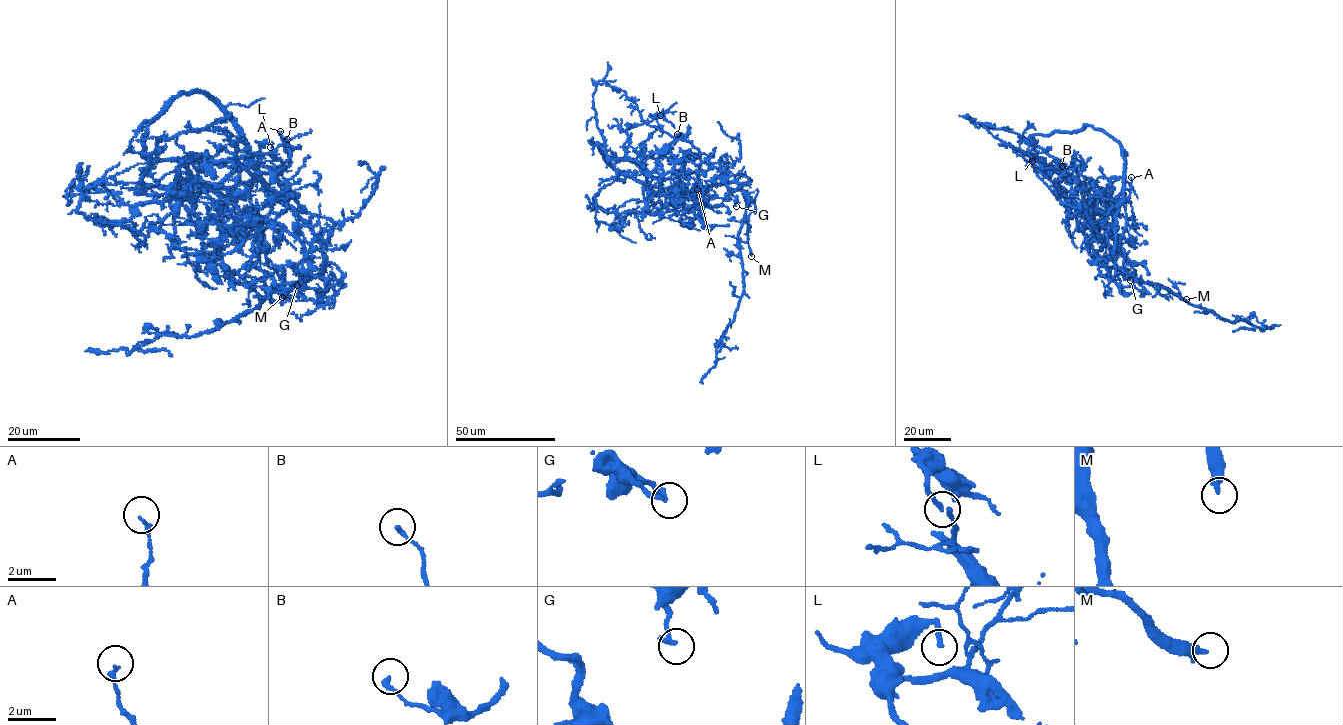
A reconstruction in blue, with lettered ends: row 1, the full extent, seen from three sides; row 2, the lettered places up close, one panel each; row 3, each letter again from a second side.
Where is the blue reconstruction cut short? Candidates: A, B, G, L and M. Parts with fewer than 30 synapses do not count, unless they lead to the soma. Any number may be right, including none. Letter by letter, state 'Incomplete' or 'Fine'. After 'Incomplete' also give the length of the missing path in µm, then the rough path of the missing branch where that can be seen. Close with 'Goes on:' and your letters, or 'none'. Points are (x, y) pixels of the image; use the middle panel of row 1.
A: Fine
B: Fine
G: Fine
L: Fine
M: Incomplete. Missing length about 50 µm. Course of what is missing: (751, 256), (752, 289), (741, 318), (740, 331)
Goes on: M

